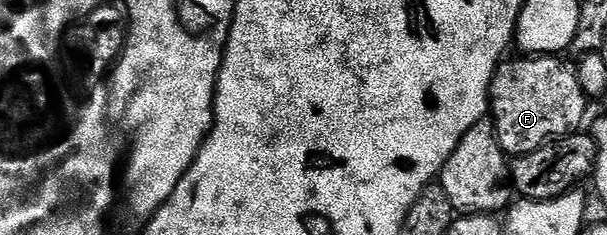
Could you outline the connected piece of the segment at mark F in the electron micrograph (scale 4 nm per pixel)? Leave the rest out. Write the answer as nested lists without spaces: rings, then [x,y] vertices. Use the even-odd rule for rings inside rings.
[[[550,54],[518,57],[508,57],[495,69],[489,99],[489,114],[495,123],[495,135],[503,153],[508,156],[528,154],[556,138],[576,133],[582,127],[579,125],[589,105],[574,65],[566,66],[562,57]]]

